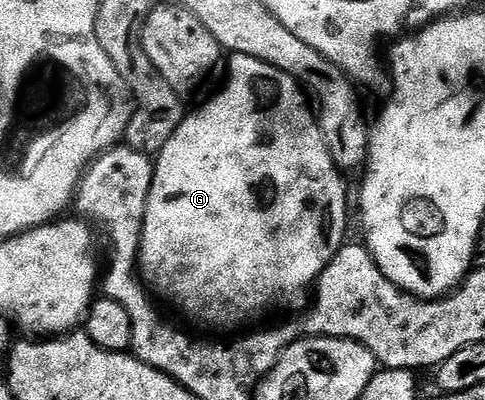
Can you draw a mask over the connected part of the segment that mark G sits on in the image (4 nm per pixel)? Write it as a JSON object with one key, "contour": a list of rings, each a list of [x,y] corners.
{"contour":[[[230,54],[226,69],[228,77],[223,89],[195,113],[189,116],[186,114],[165,148],[156,156],[153,180],[145,206],[145,220],[141,226],[139,256],[139,275],[146,288],[158,300],[166,299],[183,318],[190,319],[195,326],[206,327],[209,331],[221,331],[224,327],[237,327],[240,323],[249,323],[272,307],[295,306],[305,294],[310,294],[325,266],[341,250],[347,239],[345,230],[349,227],[344,176],[334,165],[326,142],[323,141],[322,131],[317,125],[316,116],[307,105],[307,108],[303,106],[305,99],[297,79],[259,61],[258,58],[246,55]]]}

